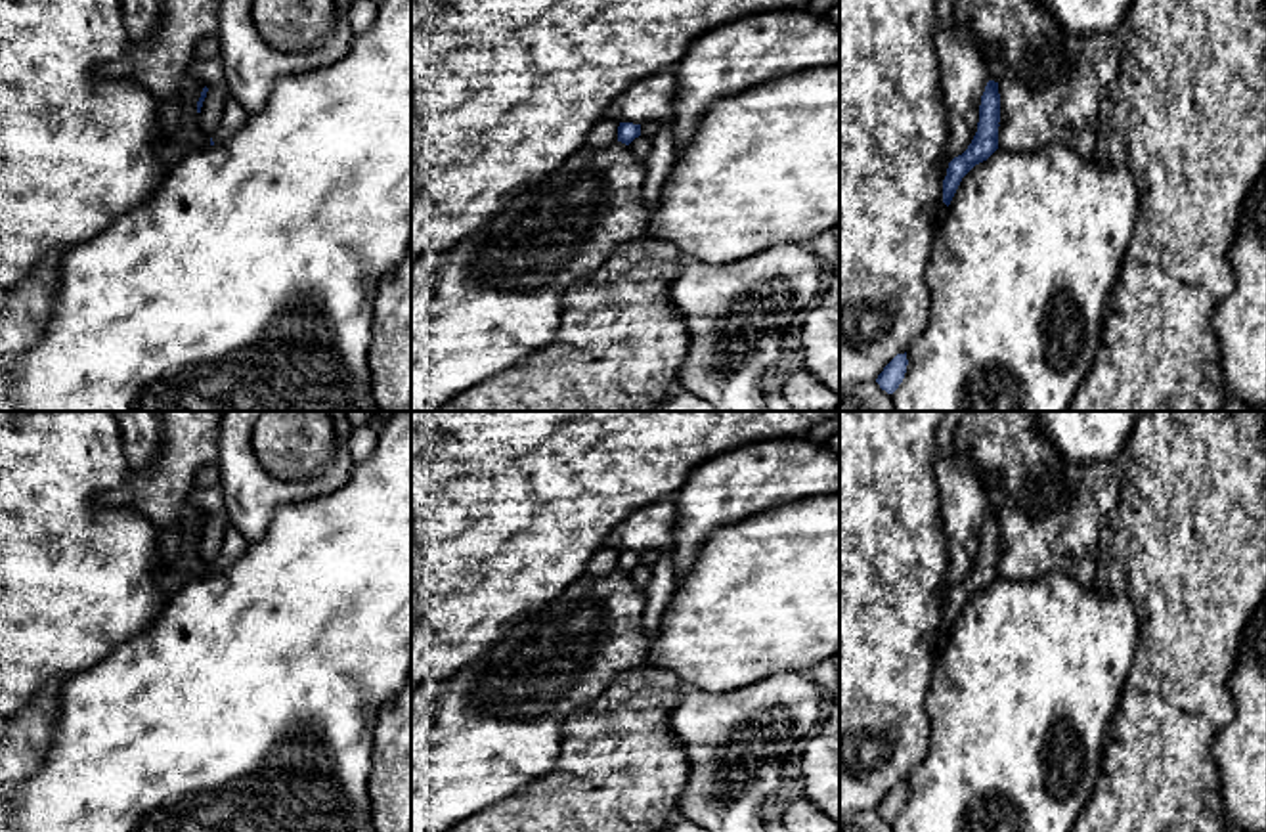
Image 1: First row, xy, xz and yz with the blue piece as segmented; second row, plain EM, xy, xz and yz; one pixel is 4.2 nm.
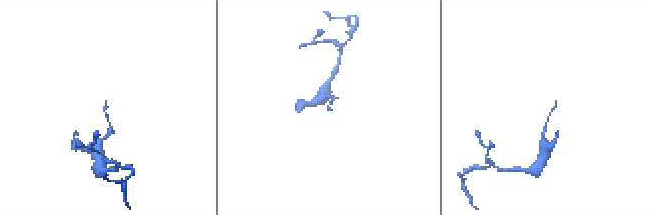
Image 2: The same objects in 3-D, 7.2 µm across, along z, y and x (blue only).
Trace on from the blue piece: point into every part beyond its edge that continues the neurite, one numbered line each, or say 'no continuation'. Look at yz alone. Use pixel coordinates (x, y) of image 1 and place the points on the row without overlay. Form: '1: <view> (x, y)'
no continuation

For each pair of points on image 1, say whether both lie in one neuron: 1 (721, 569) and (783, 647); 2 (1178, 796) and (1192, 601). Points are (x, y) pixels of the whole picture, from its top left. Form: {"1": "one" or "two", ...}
{"1": "one", "2": "one"}

